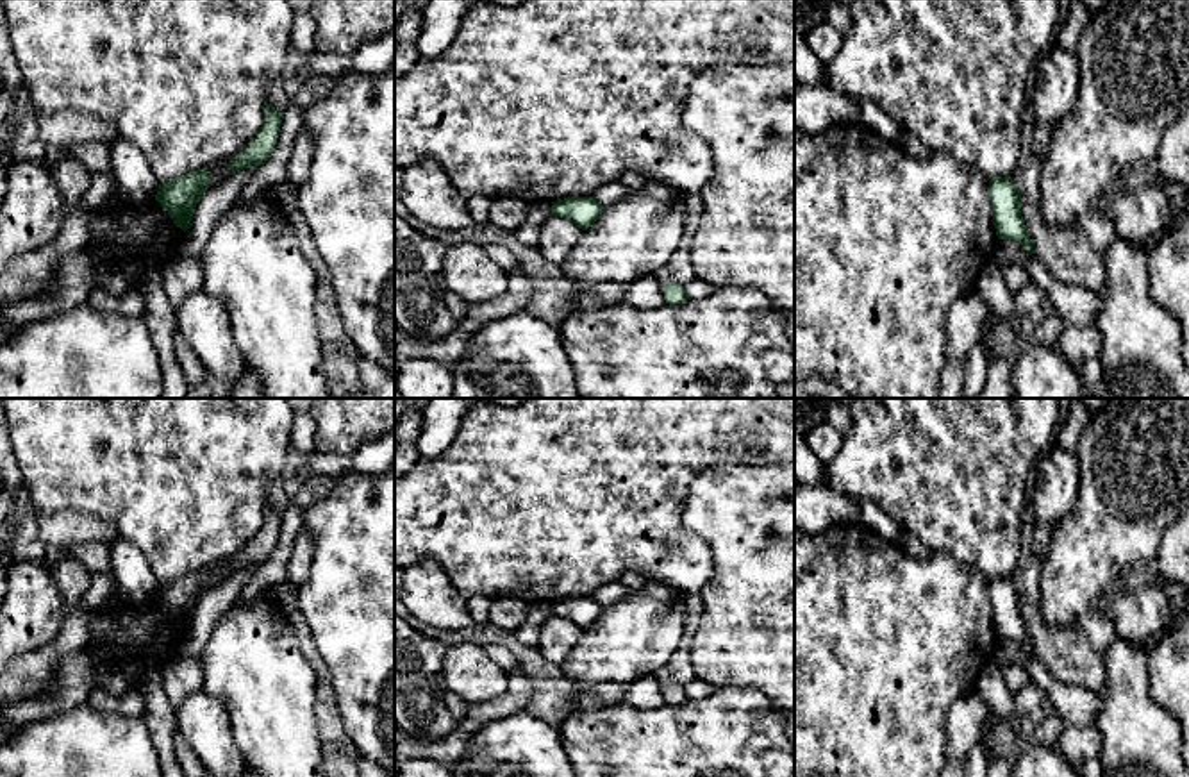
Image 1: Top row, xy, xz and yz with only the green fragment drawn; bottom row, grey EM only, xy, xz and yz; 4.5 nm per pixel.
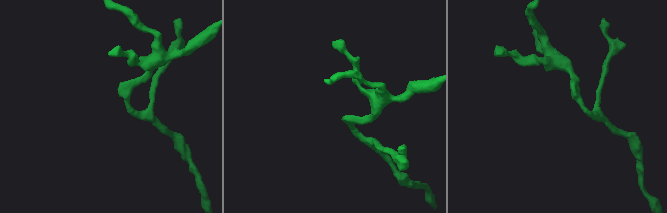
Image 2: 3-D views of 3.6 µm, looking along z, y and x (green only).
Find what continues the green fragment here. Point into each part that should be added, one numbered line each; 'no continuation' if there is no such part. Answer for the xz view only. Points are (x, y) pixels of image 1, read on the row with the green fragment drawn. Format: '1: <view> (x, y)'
1: xz (552, 99)

